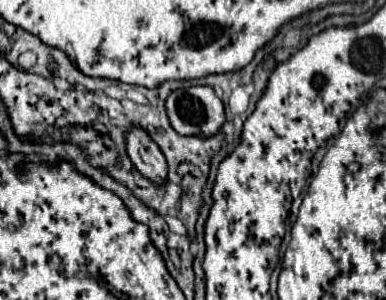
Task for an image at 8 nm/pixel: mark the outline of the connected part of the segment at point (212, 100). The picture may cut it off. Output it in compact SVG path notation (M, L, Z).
M211 86L173 90L165 100L171 126L183 136L213 136L225 122L223 102Z

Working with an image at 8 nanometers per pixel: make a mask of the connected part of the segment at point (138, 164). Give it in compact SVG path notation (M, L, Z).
M131 128L127 132L127 154L133 166L151 182L161 184L167 178L165 156L143 128Z

